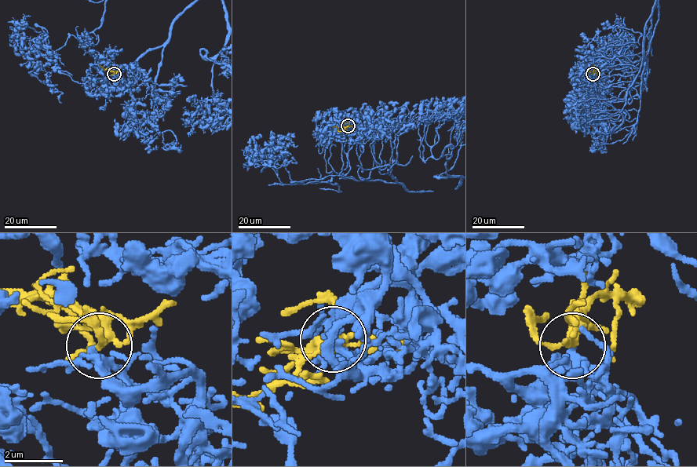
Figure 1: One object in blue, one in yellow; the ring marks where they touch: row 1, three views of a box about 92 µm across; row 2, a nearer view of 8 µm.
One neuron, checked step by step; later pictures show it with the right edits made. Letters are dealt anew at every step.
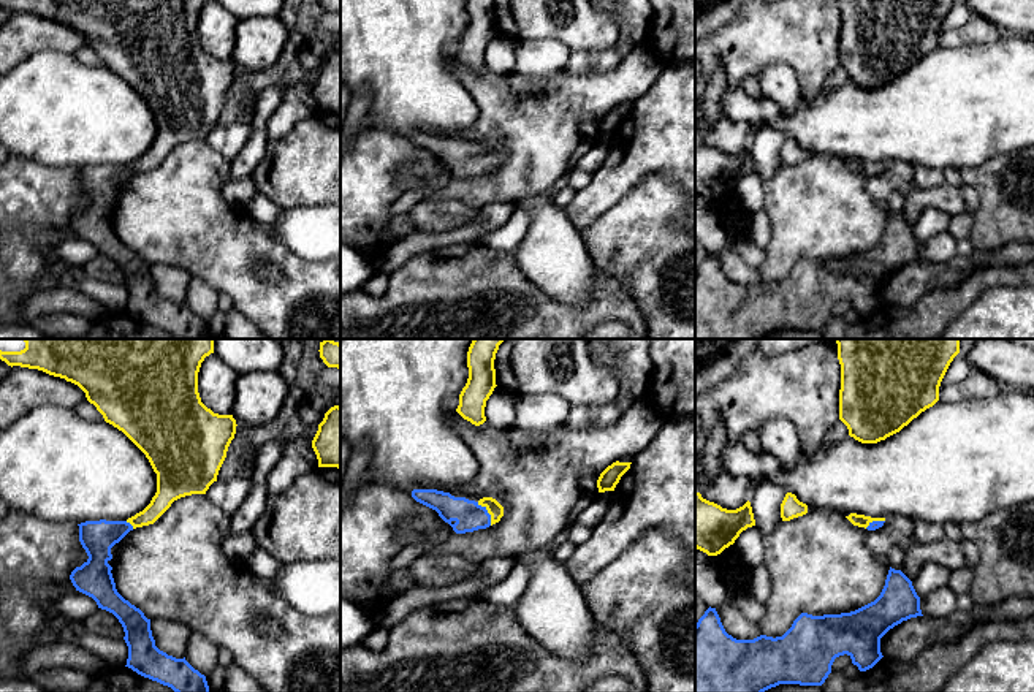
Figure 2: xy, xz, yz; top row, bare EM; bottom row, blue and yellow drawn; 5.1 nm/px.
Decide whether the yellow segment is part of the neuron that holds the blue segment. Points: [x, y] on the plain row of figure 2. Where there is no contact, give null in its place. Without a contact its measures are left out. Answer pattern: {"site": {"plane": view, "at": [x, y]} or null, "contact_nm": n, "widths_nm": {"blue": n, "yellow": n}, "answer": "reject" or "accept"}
{"site": {"plane": "xz", "at": [488, 159]}, "contact_nm": 140, "widths_nm": {"blue": 150, "yellow": 80}, "answer": "accept"}

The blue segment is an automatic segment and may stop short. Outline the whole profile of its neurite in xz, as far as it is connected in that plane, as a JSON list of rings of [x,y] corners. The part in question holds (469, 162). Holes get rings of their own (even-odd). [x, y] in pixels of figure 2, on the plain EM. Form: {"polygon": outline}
{"polygon": [[[413,135],[412,143],[435,155],[456,179],[486,174],[504,162],[504,152],[492,143],[483,143],[475,147],[437,135]]]}

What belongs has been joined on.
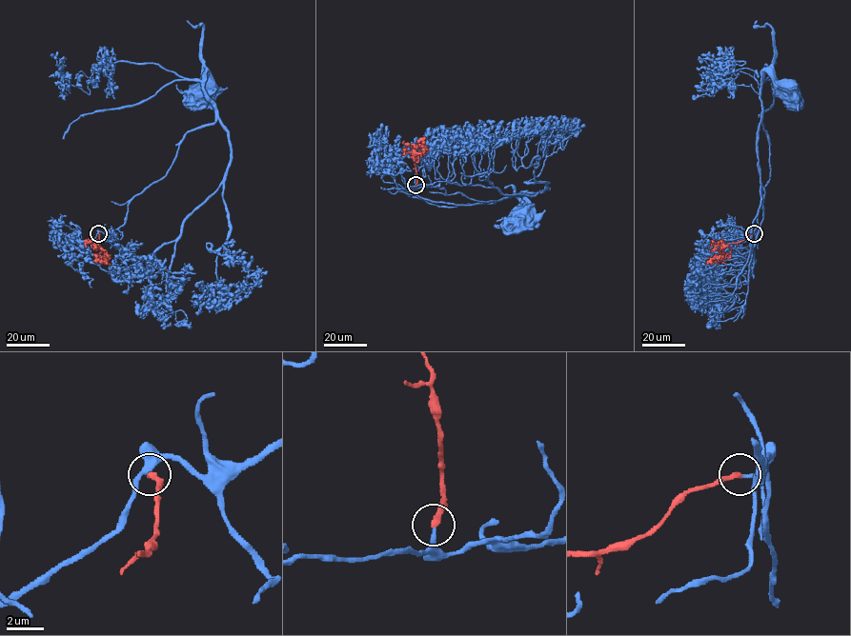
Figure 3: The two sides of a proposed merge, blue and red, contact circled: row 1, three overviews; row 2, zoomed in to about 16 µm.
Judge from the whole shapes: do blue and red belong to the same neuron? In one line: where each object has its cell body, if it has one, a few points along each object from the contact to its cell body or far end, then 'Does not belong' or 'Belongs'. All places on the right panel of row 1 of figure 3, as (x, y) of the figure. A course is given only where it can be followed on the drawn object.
Soma of blue: (786, 93). Soma of red: none. Course of blue: (754, 233), (763, 202), (761, 190), (770, 169), (769, 138), (761, 122), (761, 74), (765, 71), (789, 93). Course of red: (753, 233), (727, 244), (731, 249), (730, 258), (721, 255), (714, 257), (708, 261), (710, 263). Belongs

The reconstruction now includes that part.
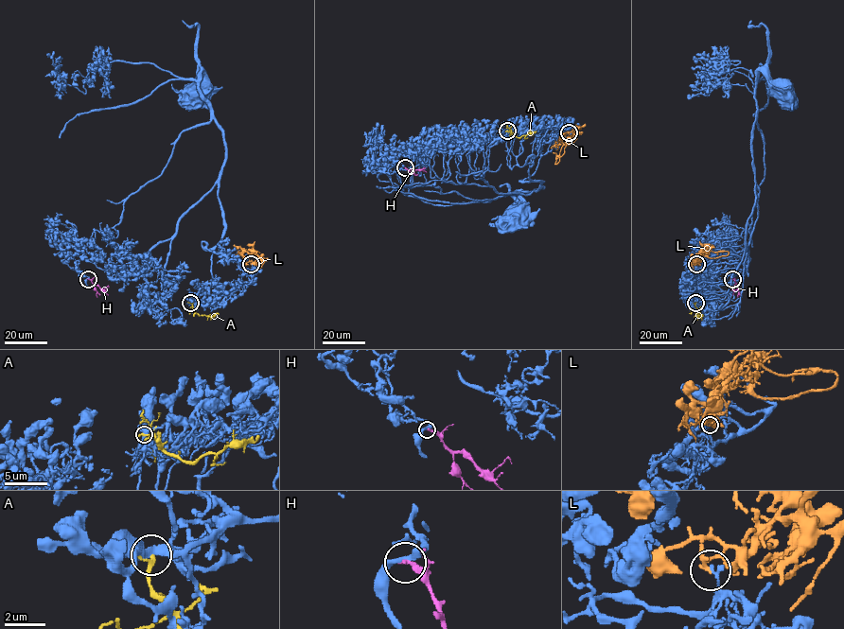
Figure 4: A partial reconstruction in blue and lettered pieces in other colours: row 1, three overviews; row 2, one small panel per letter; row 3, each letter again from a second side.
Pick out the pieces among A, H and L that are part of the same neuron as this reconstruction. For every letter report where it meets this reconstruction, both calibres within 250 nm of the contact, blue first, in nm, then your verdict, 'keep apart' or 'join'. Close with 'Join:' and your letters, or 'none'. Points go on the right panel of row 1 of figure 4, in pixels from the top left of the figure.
A: meets blue at (695, 303); 440 nm thick on the blue side, 200 nm on the other; keep apart
H: meets blue at (732, 279); 260 nm thick on the blue side, 260 nm on the other; keep apart
L: meets blue at (696, 264); 130 nm thick on the blue side, 220 nm on the other; join
Join: L

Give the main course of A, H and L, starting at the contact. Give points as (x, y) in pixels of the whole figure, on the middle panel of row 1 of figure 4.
A: (507, 131), (518, 138), (536, 131)
H: (405, 168), (411, 172), (422, 169), (426, 172)
L: (569, 132), (573, 132), (556, 164)

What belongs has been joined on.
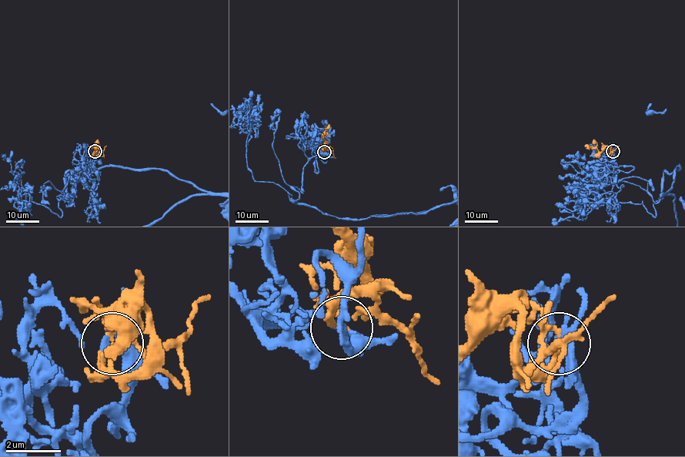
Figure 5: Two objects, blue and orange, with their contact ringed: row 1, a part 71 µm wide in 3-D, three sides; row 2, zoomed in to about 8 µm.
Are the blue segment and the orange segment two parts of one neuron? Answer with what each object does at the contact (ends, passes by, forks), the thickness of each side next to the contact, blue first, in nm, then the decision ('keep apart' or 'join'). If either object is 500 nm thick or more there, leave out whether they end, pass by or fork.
blue forks | orange passes by | 240/200 nm | join

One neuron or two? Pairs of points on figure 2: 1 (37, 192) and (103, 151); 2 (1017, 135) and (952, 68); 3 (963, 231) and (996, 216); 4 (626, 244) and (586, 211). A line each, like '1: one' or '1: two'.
1: two
2: one
3: two
4: two

